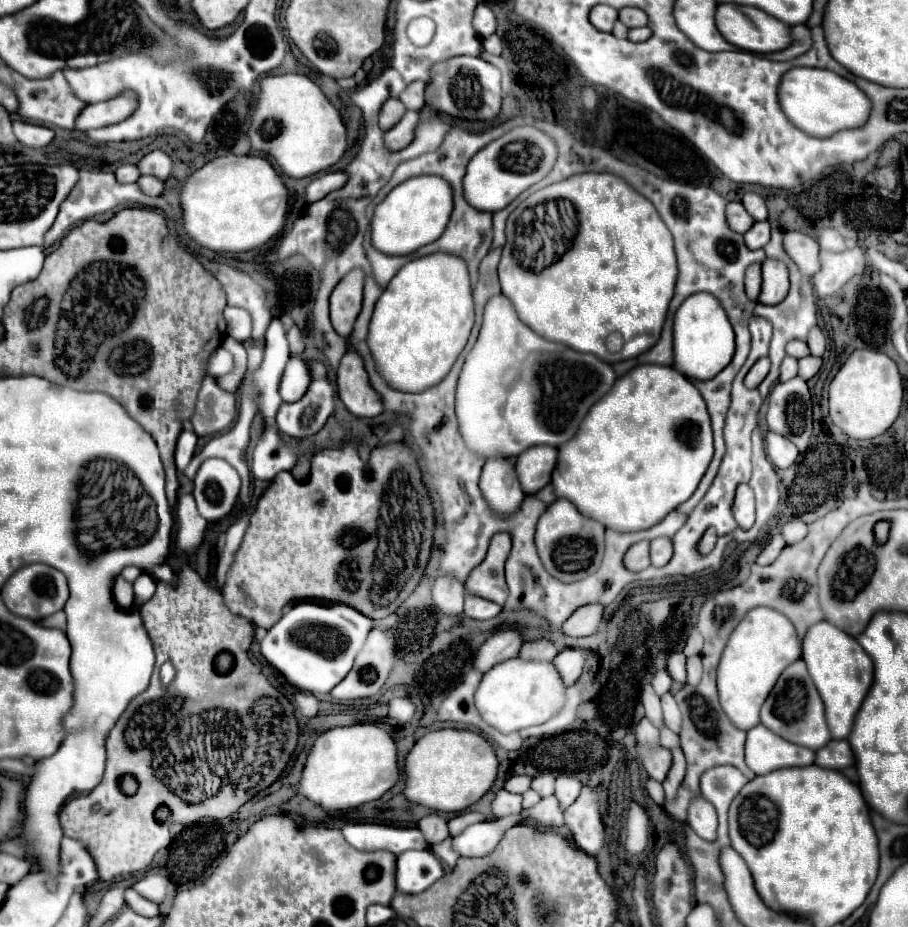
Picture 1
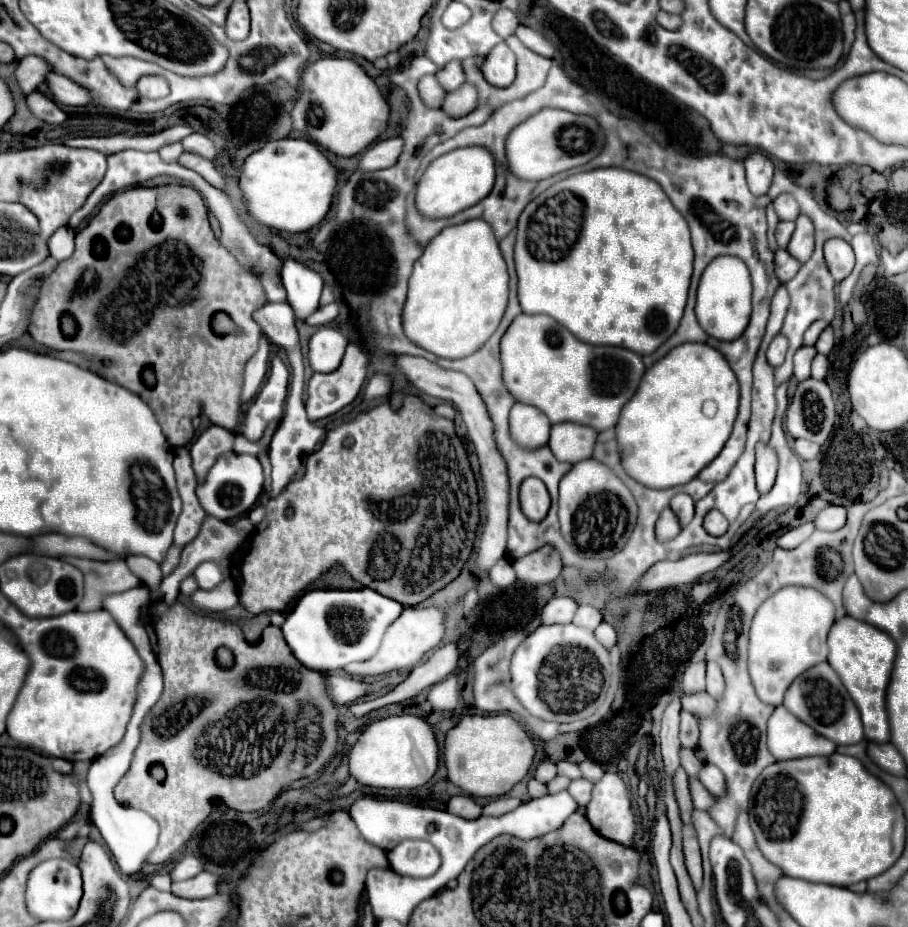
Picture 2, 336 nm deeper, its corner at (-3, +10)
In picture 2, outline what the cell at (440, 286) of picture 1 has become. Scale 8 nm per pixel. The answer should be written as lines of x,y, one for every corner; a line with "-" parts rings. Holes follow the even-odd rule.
470,220
464,224
444,228
438,236
434,236
426,244
408,280
408,294
402,308
402,328
412,344
440,358
456,360
474,354
492,336
492,332
500,324
506,302
508,302
508,270
500,254
498,242
492,234
492,228
484,220

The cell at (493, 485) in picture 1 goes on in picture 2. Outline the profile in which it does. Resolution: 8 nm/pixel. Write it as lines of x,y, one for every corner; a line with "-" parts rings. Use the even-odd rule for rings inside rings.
514,404
510,410
510,438
526,450
546,446
550,436
550,422
534,406

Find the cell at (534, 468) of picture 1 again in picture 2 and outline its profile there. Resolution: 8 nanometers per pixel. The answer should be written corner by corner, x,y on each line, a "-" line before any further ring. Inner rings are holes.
564,422
552,426
548,446
560,462
576,464
580,460
590,458
594,440
596,432
588,430
588,426
576,426
572,422

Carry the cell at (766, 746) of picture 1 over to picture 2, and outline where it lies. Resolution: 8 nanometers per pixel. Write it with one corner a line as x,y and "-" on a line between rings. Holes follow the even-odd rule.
776,706
768,718
768,742
770,754
776,760
794,760
804,756
828,756
836,750
836,744
816,734
810,726
804,726
796,716
788,714
784,706

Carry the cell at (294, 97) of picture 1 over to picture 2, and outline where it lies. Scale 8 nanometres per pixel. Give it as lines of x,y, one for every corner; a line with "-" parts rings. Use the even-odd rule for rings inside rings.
320,58
302,72
300,96
290,112
292,128
308,134
336,156
356,156
366,150
388,122
388,104
378,86
350,58

